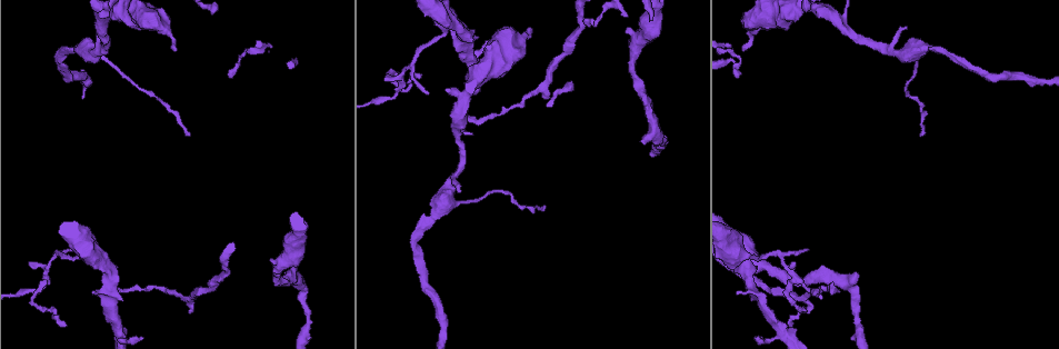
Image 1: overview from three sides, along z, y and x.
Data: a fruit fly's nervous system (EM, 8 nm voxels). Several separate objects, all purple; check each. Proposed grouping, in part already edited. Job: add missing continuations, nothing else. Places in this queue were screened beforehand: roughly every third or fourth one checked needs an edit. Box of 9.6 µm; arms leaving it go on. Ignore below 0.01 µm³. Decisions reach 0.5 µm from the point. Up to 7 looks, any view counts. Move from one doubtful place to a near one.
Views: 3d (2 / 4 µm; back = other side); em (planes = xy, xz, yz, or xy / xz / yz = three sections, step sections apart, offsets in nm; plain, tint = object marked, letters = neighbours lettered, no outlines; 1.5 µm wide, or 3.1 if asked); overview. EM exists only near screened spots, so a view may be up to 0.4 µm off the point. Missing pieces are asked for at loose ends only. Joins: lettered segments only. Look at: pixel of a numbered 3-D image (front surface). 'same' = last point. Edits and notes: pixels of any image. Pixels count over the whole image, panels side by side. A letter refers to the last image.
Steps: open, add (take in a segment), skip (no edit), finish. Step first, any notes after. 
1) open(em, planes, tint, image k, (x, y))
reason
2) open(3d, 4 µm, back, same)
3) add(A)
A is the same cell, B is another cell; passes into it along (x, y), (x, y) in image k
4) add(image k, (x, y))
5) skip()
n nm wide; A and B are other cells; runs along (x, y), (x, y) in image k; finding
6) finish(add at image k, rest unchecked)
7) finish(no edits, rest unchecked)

open(3d, 2 µm, image 1, (530, 28))
free end

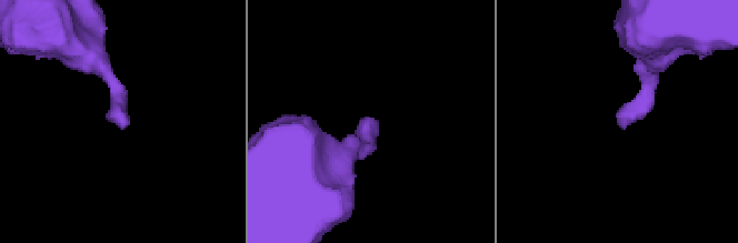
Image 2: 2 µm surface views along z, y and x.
open(em, xy, step 8, tint, image 2, (621, 128))
need the tissue

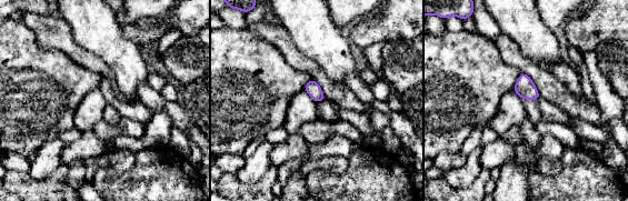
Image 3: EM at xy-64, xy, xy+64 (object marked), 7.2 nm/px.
open(em, planes, letters, same)

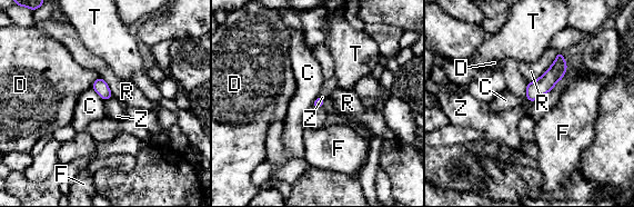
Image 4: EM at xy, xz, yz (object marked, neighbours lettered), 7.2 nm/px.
skip()
C, D, F, R, T and Z are other cells; no lettered segment goes on from it

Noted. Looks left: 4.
open(3d, 2 µm, image 1, (922, 135))
thin end

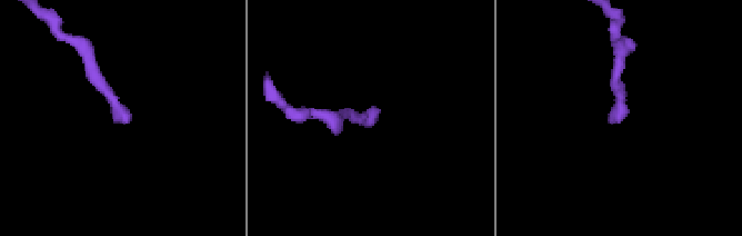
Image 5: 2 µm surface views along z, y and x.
open(em, planes, plain, image 5, (610, 121))

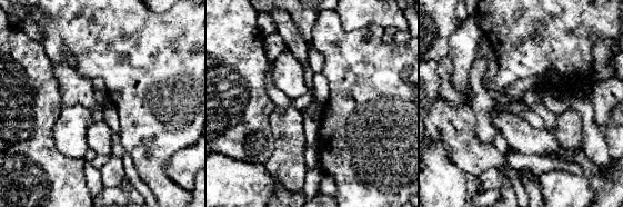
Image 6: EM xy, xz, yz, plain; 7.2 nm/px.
open(em, planes, letters, same)
what lies round it

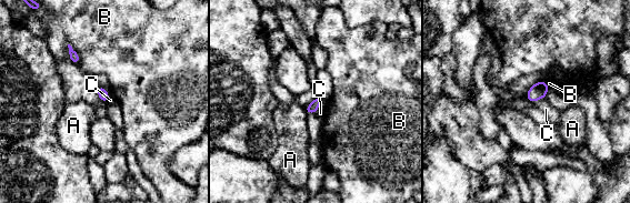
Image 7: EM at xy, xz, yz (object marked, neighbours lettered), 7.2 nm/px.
skip()
A, B and C are other cells; no lettered segment goes on from it

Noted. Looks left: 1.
finish(no edits, rest unchecked)

